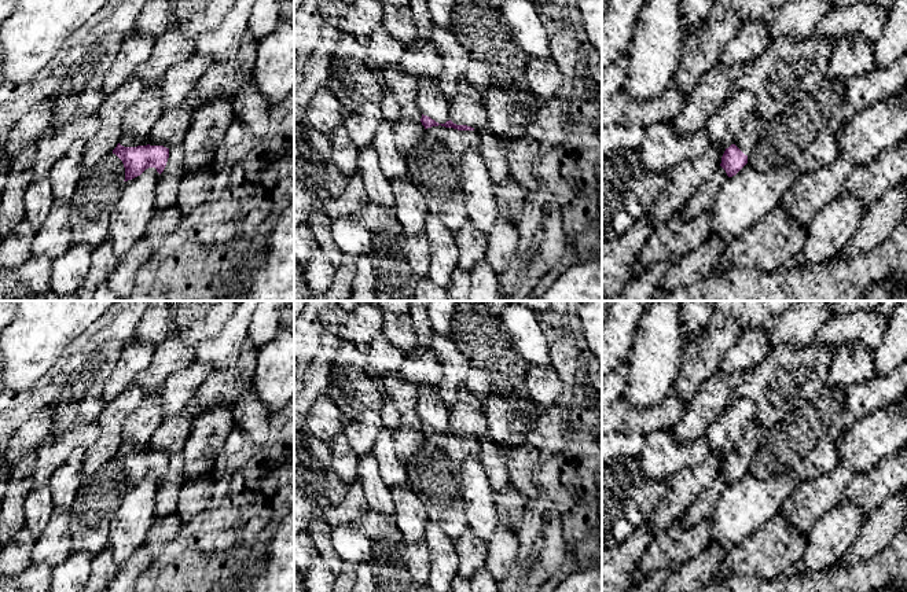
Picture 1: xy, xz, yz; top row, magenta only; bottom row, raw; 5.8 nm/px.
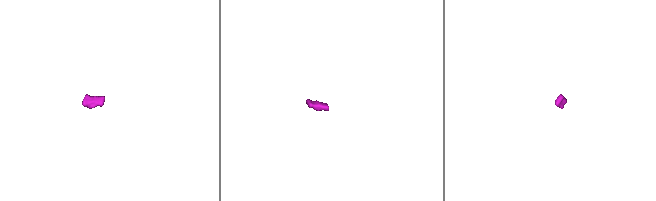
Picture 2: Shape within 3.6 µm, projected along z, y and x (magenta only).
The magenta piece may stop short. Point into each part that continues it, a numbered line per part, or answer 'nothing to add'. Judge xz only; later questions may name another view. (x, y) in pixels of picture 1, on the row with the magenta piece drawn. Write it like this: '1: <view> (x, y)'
1: xz (458, 142)

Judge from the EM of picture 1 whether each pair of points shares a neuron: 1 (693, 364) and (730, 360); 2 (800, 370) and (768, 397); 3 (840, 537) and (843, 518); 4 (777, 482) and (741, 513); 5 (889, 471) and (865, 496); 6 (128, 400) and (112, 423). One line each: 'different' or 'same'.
1: different
2: same
3: same
4: same
5: same
6: same

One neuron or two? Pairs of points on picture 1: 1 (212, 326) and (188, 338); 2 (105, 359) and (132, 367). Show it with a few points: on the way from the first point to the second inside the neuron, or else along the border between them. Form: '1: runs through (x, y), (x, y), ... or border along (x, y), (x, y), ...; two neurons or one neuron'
1: runs through (206, 326), (201, 326), (194, 333); one neuron
2: border along (120, 356), (114, 364); two neurons

